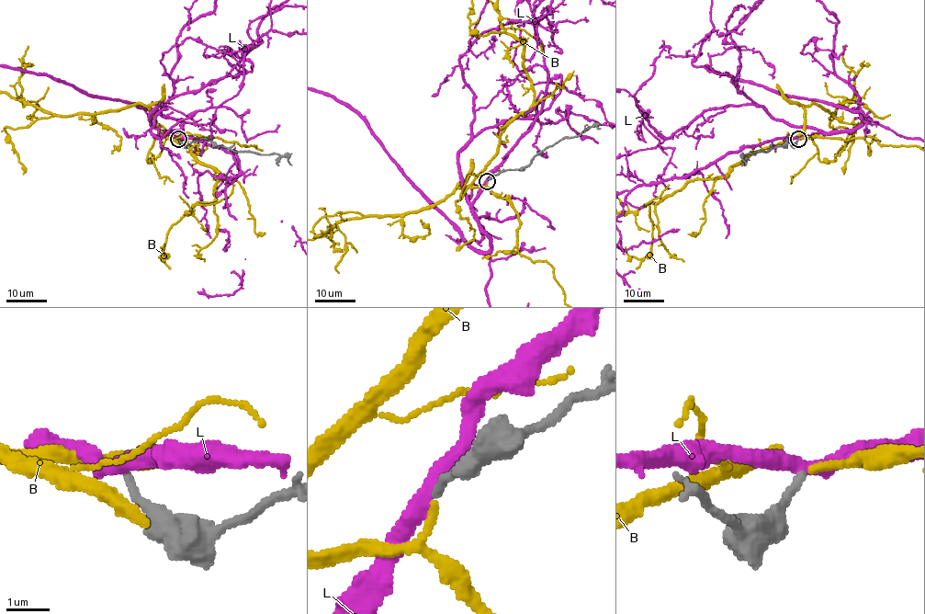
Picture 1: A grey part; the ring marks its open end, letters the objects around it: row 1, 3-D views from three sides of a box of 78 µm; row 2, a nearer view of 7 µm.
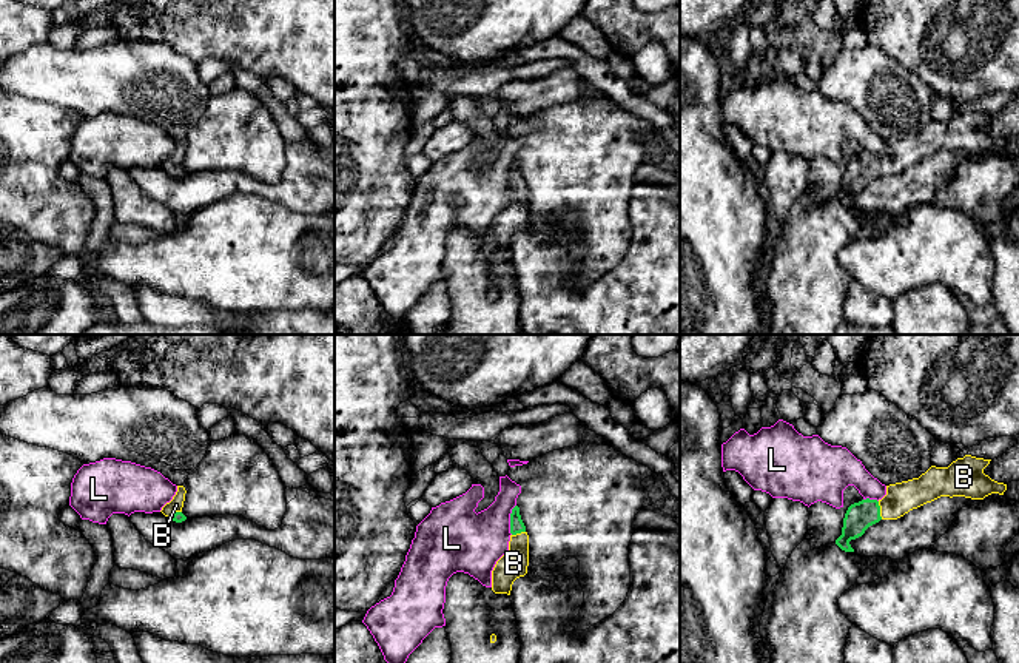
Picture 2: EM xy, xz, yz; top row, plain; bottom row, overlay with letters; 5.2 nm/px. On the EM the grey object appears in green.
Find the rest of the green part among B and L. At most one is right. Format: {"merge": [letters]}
{"merge": ["B"]}

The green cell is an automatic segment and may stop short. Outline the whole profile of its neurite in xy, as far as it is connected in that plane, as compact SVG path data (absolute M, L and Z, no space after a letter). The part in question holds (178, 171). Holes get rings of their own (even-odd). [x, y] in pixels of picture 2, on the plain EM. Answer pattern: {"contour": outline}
{"contour": "M177 140L177 146L173 151L173 154L170 157L166 157L162 162L162 168L168 173L171 173L176 177L182 177L187 174L187 171L182 168L182 162L183 162L183 156L185 156L185 142L183 140Z"}

